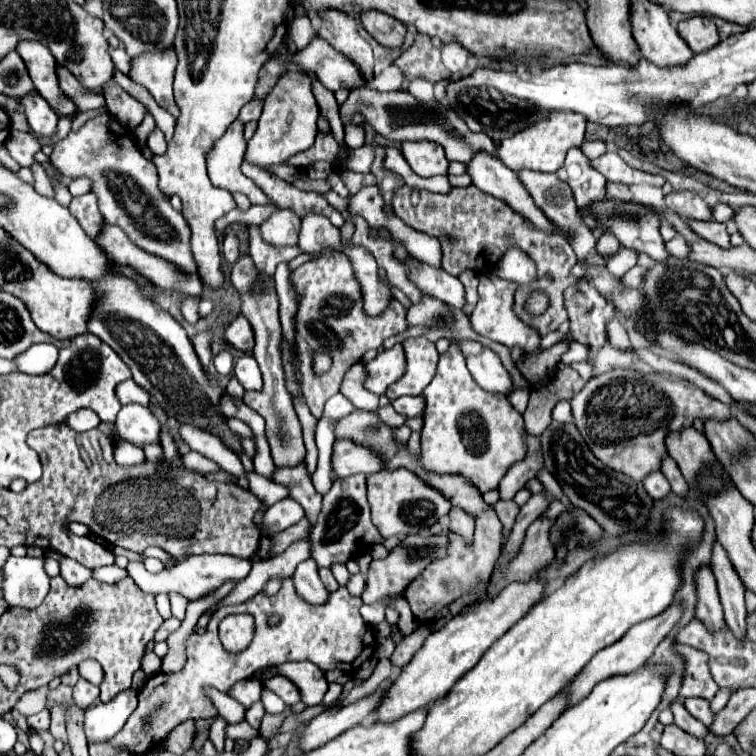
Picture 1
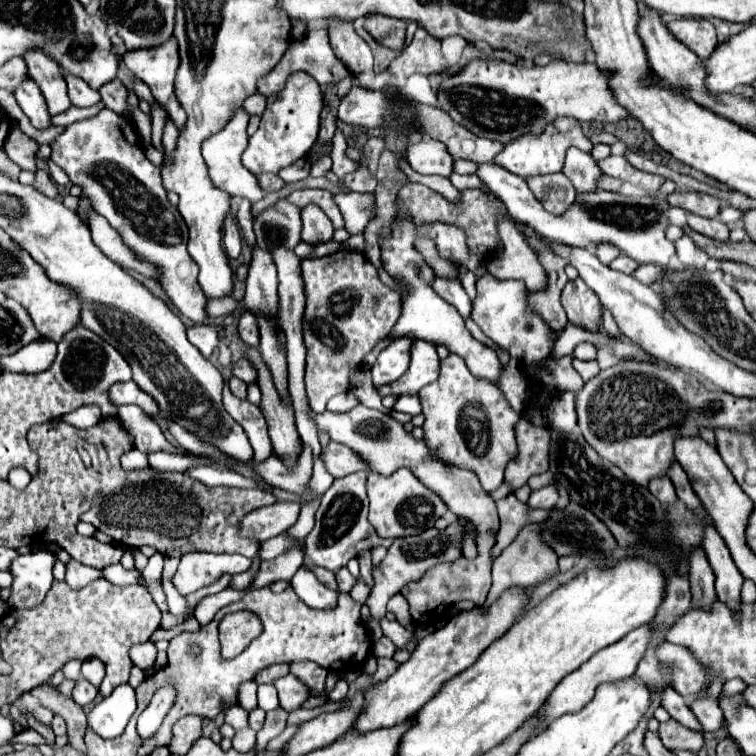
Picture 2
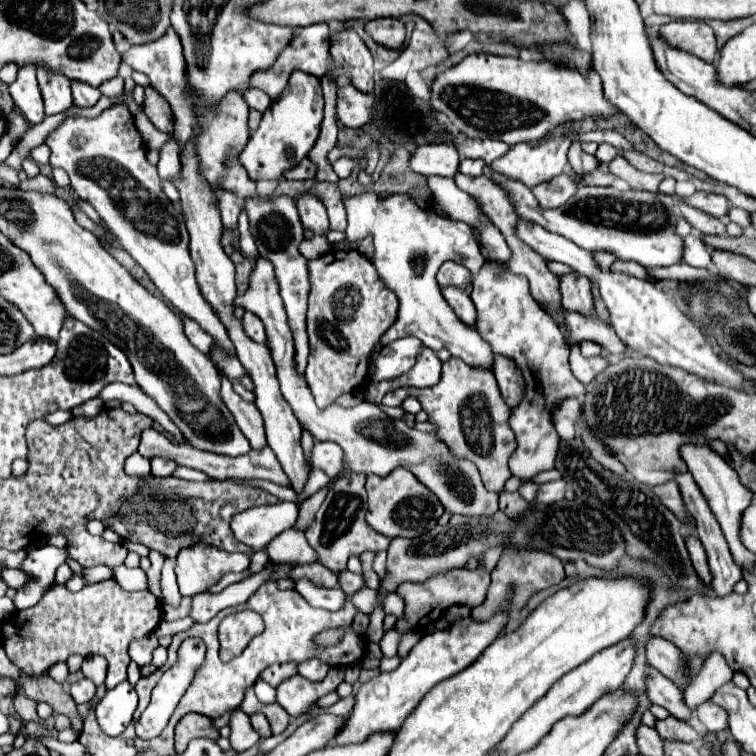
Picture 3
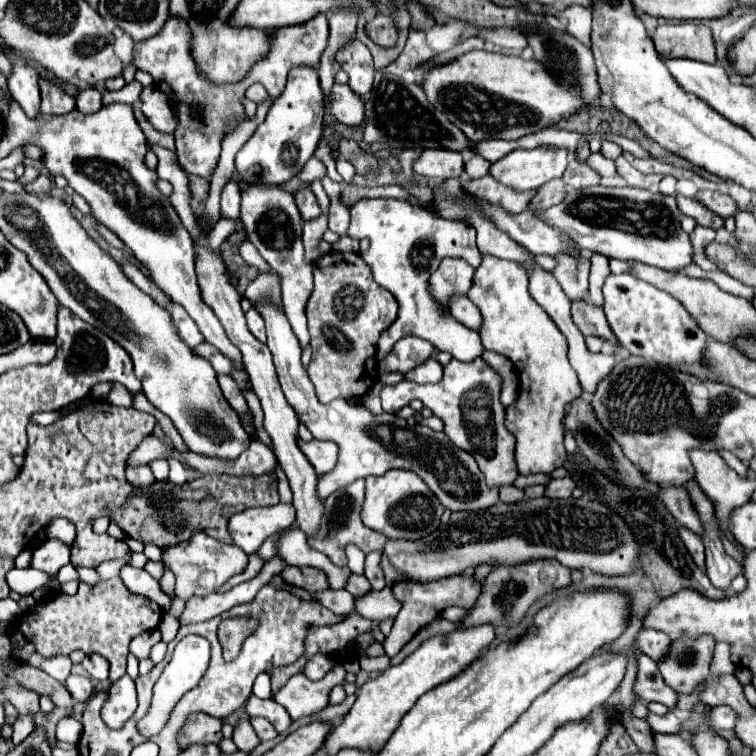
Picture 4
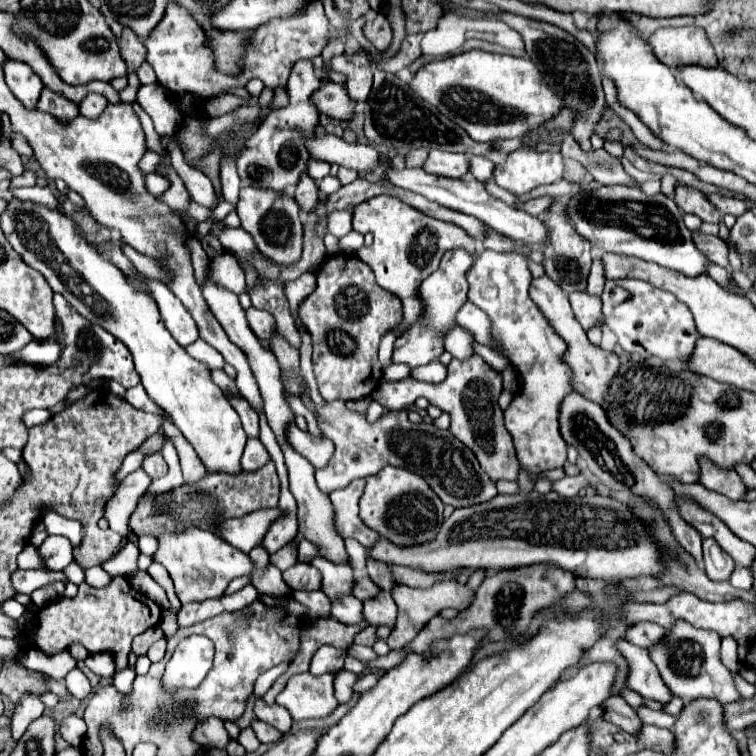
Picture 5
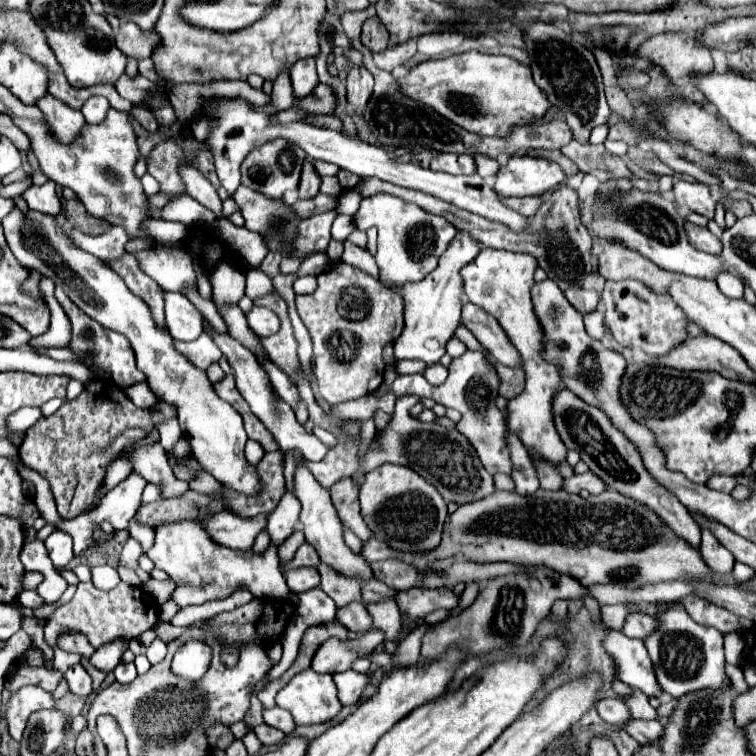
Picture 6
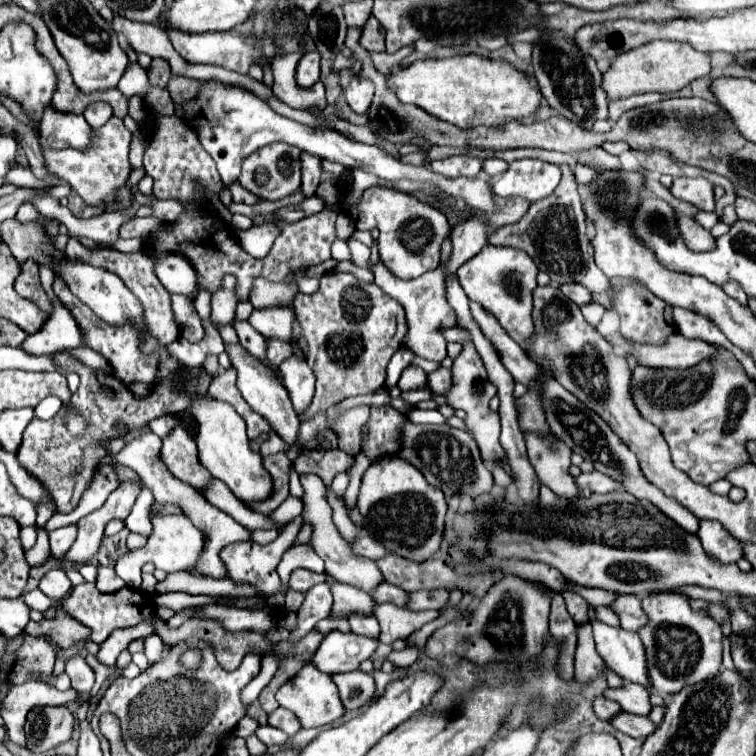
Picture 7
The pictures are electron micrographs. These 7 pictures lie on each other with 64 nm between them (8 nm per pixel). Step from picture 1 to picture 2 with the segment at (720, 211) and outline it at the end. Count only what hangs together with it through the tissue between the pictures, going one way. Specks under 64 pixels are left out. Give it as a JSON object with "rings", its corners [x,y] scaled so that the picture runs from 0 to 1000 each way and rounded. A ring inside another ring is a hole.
{"rings":[[[958,272],[952,288],[955,288],[955,294],[960,294],[960,296],[974,296],[974,294],[979,294],[979,291],[984,288],[984,280],[981,280],[981,278],[974,278],[974,275],[968,275],[968,272]]]}

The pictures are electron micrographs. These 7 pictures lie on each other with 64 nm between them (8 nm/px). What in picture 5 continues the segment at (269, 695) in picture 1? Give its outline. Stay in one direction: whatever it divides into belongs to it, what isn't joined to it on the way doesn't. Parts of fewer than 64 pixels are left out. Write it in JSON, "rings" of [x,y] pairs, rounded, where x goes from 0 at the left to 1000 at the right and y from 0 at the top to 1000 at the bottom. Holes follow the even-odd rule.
{"rings":[[[376,873],[373,878],[368,878],[368,881],[362,881],[360,886],[349,889],[349,892],[339,899],[339,905],[336,905],[336,921],[344,923],[344,921],[357,910],[357,905],[360,905],[368,894],[373,894],[373,892],[381,886],[381,881],[384,881],[384,873]]]}

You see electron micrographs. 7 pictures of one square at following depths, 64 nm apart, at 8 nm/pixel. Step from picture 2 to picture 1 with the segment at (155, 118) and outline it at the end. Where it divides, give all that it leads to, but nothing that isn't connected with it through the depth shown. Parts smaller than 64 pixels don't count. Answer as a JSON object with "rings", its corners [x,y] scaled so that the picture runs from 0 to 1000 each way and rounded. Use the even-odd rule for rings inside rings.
{"rings":[[[209,169],[201,172],[201,177],[196,180],[196,196],[204,205],[214,205],[220,201],[221,188],[214,172]]]}

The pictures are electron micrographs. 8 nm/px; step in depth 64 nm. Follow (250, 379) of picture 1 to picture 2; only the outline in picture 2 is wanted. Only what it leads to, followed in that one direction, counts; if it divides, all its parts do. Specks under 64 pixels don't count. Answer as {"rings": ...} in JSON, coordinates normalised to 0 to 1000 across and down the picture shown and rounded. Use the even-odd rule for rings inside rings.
{"rings":[[[315,476],[315,479],[307,481],[307,497],[317,500],[323,505],[339,505],[339,492],[336,492],[336,487],[325,476],[323,479]]]}

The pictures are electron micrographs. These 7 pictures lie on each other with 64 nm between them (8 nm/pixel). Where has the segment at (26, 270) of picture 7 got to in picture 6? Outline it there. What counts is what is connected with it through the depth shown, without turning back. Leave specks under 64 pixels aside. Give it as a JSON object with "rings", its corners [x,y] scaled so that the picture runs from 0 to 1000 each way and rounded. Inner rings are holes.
{"rings":[[[40,357],[37,370],[32,370],[32,376],[29,376],[32,386],[37,386],[42,394],[53,394],[53,389],[56,389],[53,378],[50,378],[50,370],[53,370],[53,362],[48,357]]]}

